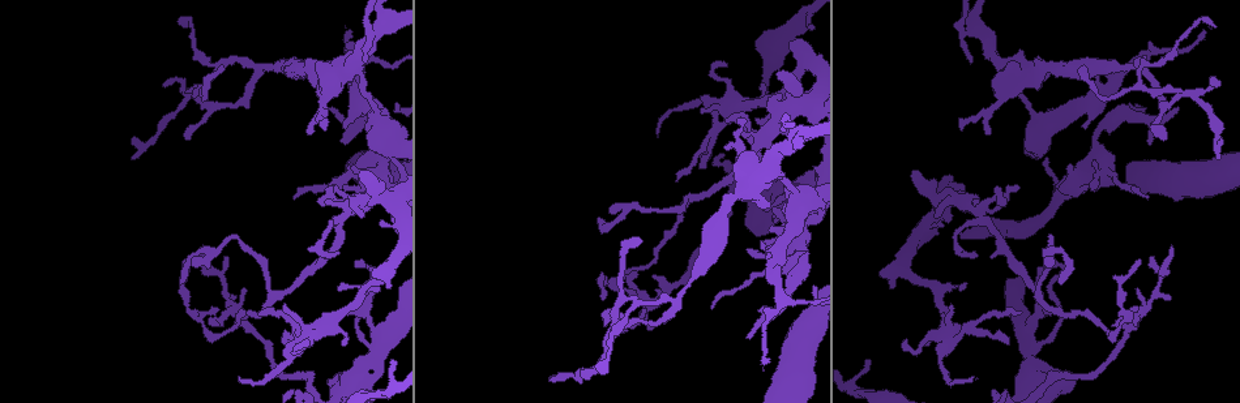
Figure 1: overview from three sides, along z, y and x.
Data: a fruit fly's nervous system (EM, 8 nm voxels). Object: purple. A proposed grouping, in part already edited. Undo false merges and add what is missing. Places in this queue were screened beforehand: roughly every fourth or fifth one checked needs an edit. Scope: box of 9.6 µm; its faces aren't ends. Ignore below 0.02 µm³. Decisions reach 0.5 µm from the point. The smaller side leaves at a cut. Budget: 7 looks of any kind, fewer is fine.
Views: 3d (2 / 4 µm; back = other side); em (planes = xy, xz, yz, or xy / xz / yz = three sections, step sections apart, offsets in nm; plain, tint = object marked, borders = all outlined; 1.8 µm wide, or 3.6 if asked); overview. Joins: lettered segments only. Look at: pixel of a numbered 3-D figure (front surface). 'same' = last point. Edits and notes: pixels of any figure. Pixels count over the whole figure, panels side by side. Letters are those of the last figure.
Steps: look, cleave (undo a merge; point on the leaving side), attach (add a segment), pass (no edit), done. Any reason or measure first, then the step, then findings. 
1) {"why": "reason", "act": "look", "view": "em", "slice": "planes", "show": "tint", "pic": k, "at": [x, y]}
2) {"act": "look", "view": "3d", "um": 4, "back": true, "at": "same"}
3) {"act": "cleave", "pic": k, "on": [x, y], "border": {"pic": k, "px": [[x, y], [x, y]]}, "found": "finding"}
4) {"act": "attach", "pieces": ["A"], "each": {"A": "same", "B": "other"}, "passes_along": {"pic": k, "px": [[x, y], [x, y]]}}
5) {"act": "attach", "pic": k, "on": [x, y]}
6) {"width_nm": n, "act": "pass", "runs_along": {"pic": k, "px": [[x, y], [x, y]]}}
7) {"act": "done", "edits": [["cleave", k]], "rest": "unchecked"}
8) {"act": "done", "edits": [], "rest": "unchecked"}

{"why": "four arms meet", "act": "look", "view": "em", "slice": "planes", "show": "tint", "pic": 1, "at": [1142, 311]}

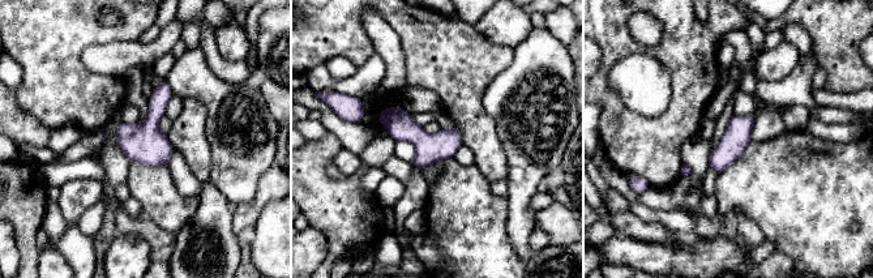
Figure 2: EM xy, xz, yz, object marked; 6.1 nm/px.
{"act": "look", "view": "em", "slice": "planes", "show": "borders", "at": "same"}

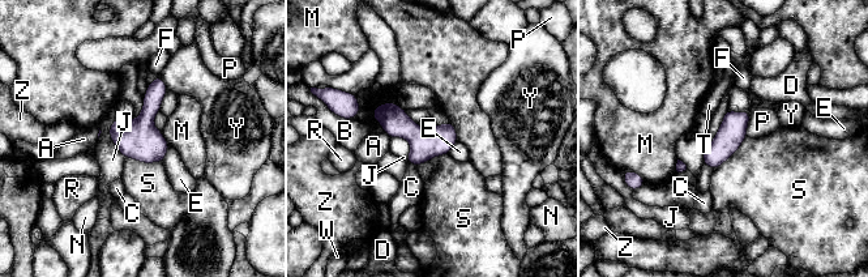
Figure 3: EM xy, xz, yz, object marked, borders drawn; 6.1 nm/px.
{"act": "pass", "each": {"A": "other", "B": "other", "C": "other", "D": "other", "E": "other", "F": "other", "J": "other", "M": "other", "N": "other", "P": "other", "R": "other", "S": "other", "T": "other", "W": "other", "Y": "other", "Z": "other"}, "border": {"pic": 3, "px": [[747, 136], [714, 170]]}, "found": "all the same neuron"}

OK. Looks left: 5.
{"why": "thin end", "act": "look", "view": "3d", "um": 2, "back": true, "pic": 1, "at": [641, 242]}

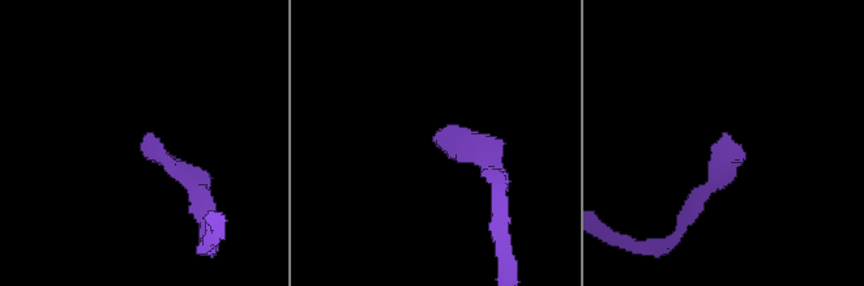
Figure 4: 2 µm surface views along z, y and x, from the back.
{"why": "shape alone is not enough", "act": "look", "view": "em", "slice": "planes", "show": "tint", "pic": 4, "at": [142, 142]}

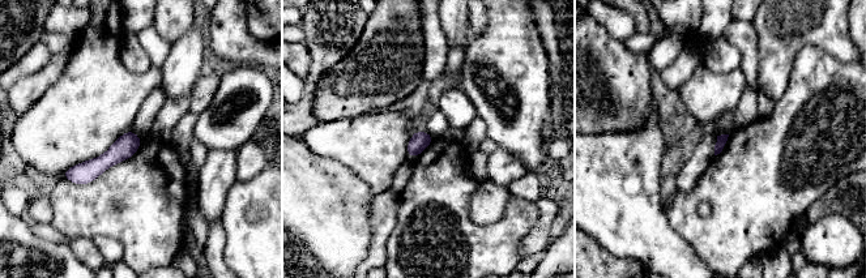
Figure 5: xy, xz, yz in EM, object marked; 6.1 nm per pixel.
{"why": "what lies round it", "act": "look", "view": "em", "slice": "planes", "show": "borders", "at": "same"}

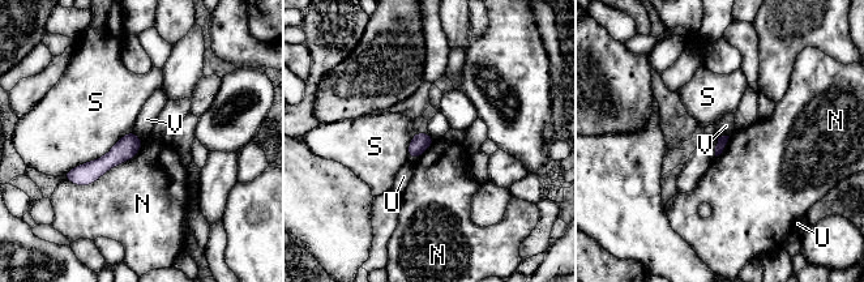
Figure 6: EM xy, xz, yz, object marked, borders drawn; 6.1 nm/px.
{"act": "pass", "each": {"N": "other", "S": "other", "U": "other", "V": "other"}, "border": {"pic": 6, "px": [[728, 135], [718, 137]]}, "found": "none of them fits"}

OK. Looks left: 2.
{"why": "four-way junction", "act": "look", "view": "em", "um": 3.6, "slice": "planes", "show": "borders", "pic": 1, "at": [350, 69]}

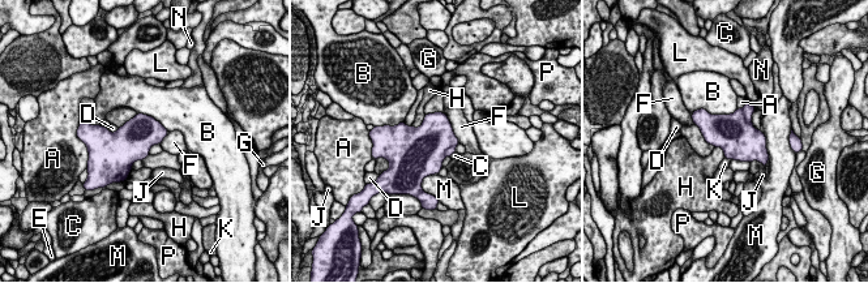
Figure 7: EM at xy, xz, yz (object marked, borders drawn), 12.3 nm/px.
{"act": "pass", "each": {"A": "other", "B": "other", "C": "other", "D": "other", "E": "other", "F": "other", "G": "other", "H": "other", "J": "other", "K": "other", "L": "other", "M": "other", "N": "other", "P": "other"}, "border": {"pic": 7, "px": [[756, 108], [752, 124], [760, 131]]}, "found": "all the same neuron"}

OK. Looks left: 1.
{"act": "done", "edits": [], "rest": "unchecked"}

